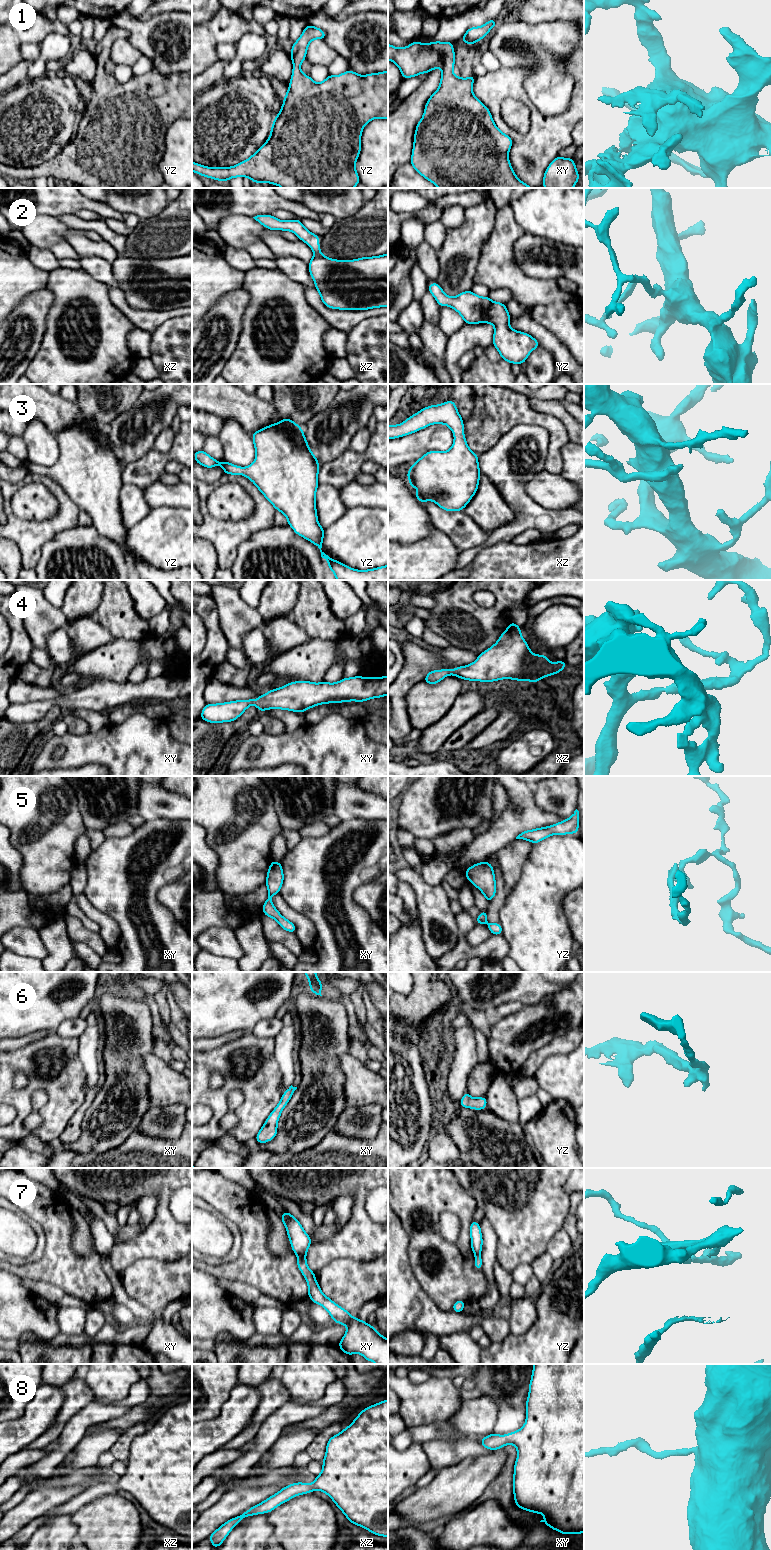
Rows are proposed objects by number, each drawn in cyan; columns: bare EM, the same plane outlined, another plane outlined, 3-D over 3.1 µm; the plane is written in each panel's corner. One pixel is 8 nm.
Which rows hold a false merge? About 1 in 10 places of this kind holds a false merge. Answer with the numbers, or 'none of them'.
none of them

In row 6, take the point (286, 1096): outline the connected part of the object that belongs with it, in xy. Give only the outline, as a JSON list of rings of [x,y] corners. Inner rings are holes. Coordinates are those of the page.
[[[292,1085],[282,1094],[282,1098],[278,1105],[274,1108],[274,1110],[271,1112],[271,1114],[266,1119],[264,1125],[260,1129],[260,1131],[257,1133],[255,1139],[259,1144],[266,1143],[268,1141],[271,1141],[275,1138],[278,1129],[277,1129],[277,1123],[279,1121],[281,1112],[291,1099],[294,1091],[297,1089],[297,1087],[293,1087]]]

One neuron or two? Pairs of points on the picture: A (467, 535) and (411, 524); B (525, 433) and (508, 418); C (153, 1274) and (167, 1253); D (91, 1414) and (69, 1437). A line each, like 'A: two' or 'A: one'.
A: two
B: two
C: two
D: one

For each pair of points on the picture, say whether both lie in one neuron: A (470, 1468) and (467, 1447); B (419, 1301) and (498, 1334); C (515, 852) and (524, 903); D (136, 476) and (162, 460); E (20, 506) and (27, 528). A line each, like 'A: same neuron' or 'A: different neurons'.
A: different neurons
B: same neuron
C: different neurons
D: same neuron
E: different neurons

